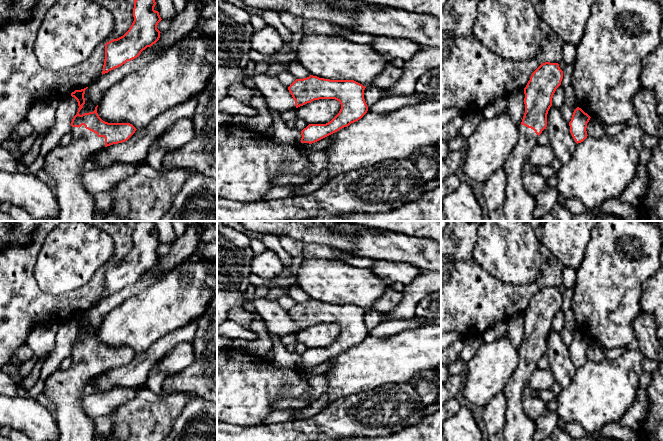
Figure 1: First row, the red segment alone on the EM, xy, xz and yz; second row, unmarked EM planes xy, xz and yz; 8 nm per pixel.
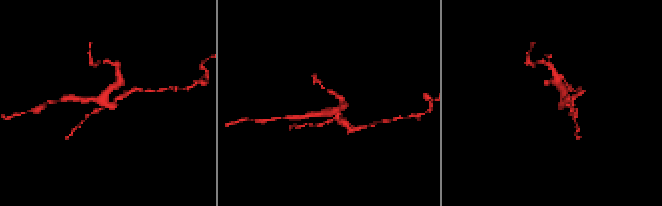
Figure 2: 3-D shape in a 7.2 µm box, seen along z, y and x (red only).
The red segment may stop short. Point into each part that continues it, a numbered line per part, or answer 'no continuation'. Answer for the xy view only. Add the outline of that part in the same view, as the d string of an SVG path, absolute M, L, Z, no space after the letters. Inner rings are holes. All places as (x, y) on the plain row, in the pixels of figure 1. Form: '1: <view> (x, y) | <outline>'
1: xy (64, 388) | M84 349L71 351L70 357L73 364L67 369L58 368L45 381L43 394L56 407L54 417L56 419L60 437L58 441L94 441L95 423L82 408L83 389L89 384L92 377L105 371L105 362L98 361L96 357L85 352Z

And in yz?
1: yz (519, 427) | M518 350L519 361L512 378L504 388L507 402L504 436L506 441L534 441L536 423L523 409L523 389L528 386L532 372L537 368L538 359L531 352Z

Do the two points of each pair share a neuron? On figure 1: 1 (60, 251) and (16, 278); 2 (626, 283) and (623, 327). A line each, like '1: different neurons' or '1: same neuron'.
1: different neurons
2: same neuron

